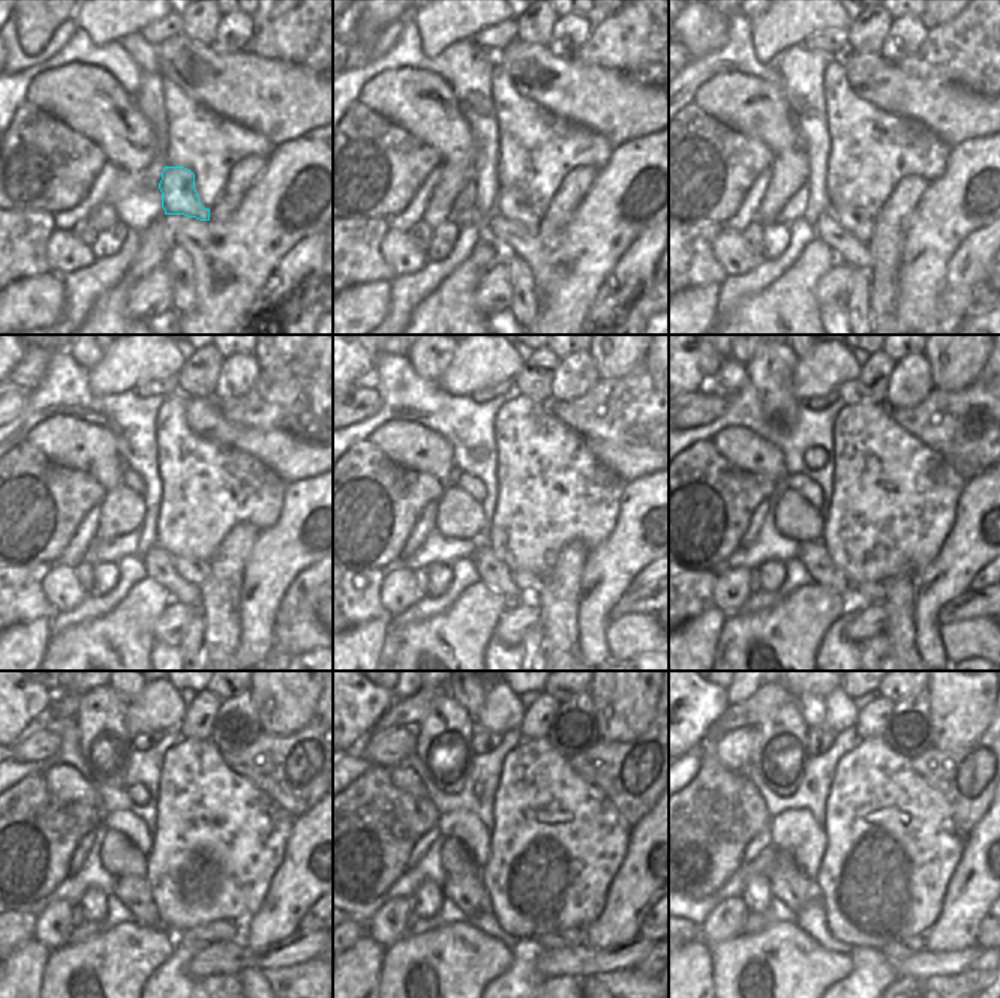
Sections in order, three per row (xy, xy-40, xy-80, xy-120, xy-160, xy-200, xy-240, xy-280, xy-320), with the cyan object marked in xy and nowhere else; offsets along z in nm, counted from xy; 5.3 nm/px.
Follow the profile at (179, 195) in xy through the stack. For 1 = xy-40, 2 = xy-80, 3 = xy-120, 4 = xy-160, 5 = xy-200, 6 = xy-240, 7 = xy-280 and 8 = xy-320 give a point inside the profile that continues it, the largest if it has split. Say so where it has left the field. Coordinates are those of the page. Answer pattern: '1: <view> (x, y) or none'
1: xy-40 (511, 204)
2: xy-80 (856, 221)
3: xy-120 (191, 571)
4: xy-160 (531, 584)
5: xy-200 (874, 593)
6: xy-240 (219, 931)
7: xy-280 (573, 937)
8: xy-320 (909, 947)

